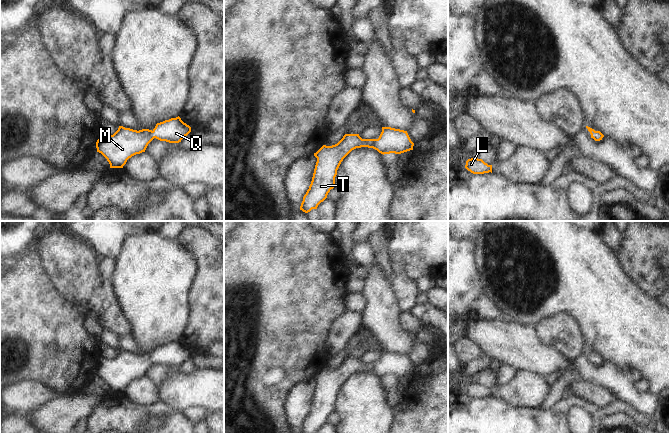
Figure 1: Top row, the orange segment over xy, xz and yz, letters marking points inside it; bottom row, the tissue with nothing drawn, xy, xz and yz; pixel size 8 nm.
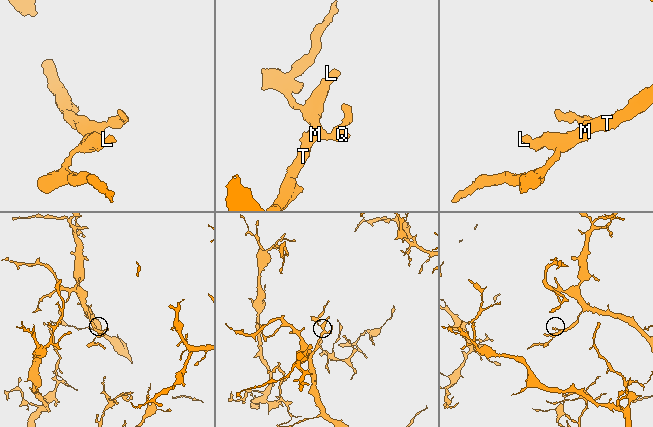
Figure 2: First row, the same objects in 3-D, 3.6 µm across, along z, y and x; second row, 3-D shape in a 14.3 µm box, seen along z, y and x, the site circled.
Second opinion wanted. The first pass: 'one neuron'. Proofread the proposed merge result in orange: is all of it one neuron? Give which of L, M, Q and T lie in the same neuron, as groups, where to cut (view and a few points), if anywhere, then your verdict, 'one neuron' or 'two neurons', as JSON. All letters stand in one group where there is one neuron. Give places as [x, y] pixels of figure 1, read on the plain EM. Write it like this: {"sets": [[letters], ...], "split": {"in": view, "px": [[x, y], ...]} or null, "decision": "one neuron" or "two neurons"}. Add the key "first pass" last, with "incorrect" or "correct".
{"sets": [["L", "M", "Q", "T"]], "split": null, "decision": "one neuron", "first pass": "correct"}

